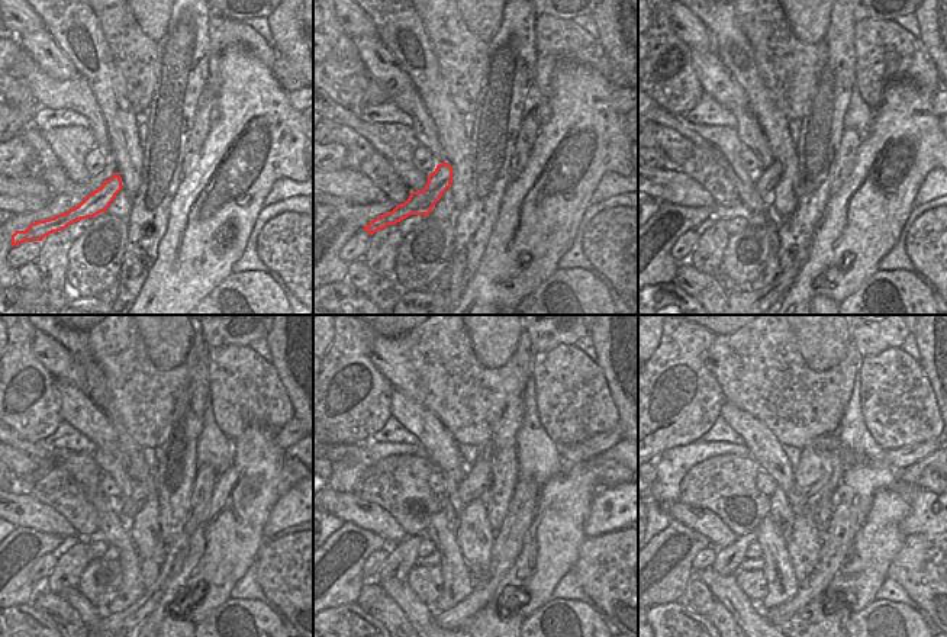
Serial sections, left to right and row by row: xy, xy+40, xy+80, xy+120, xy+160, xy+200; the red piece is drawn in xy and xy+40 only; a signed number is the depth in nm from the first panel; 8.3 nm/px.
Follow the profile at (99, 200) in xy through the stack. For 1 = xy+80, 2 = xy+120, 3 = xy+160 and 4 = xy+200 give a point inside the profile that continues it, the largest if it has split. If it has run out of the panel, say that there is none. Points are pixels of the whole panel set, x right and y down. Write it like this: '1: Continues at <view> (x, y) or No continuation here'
1: Continues at xy+80 (766, 180)
2: Continues at xy+120 (142, 489)
3: Continues at xy+160 (479, 478)
4: Continues at xy+200 (818, 457)

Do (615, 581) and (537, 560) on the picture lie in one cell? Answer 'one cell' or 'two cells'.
two cells

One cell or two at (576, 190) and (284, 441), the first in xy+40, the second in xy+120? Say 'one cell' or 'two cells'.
two cells

